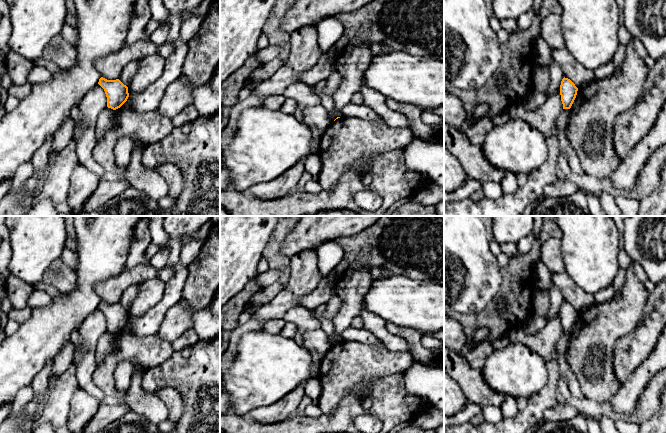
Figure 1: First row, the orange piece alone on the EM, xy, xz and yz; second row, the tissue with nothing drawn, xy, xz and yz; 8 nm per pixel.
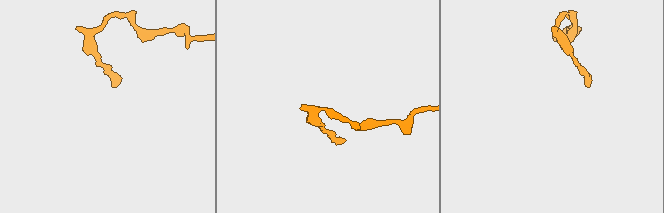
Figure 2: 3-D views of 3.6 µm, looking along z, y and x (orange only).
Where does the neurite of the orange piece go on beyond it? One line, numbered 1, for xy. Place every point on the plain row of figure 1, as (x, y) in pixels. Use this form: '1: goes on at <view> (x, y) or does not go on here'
1: does not go on here

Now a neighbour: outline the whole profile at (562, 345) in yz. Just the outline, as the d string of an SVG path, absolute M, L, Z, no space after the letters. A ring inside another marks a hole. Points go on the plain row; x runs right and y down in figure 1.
M562 333L562 335L559 338L559 341L556 344L557 350L559 352L566 354L568 346L569 346L569 333Z

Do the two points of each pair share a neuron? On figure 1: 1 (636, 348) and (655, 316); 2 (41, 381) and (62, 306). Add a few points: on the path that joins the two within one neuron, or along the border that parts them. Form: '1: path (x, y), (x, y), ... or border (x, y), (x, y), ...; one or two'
1: path (642, 340), (653, 324); one
2: border (52, 360), (46, 364), (32, 383); two

